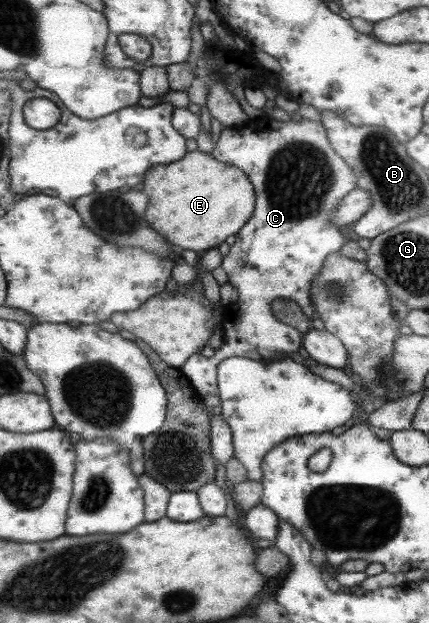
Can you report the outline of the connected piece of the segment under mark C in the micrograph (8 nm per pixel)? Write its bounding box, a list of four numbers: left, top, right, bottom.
[180,117,356,419]

